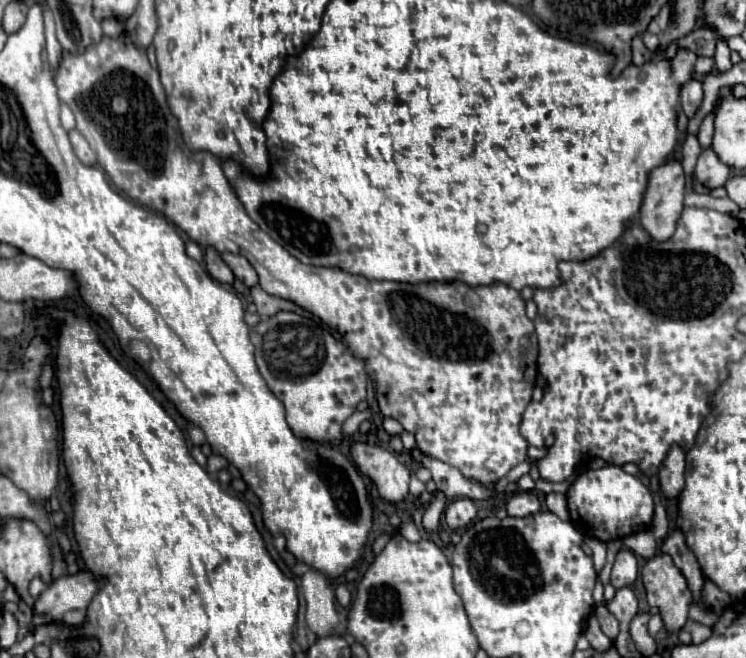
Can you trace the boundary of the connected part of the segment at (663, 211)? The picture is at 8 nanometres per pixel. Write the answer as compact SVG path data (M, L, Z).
M669 160L651 170L643 204L641 204L639 222L655 240L667 240L675 232L677 218L681 216L681 210L683 210L683 192L685 192L685 172L681 162Z

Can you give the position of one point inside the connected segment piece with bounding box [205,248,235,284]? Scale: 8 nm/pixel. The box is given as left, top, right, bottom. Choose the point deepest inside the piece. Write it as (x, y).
(216, 267)

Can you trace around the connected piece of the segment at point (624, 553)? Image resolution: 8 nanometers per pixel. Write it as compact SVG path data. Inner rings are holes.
M619 550L615 558L615 566L611 572L611 584L615 590L627 588L637 578L637 560L631 550Z

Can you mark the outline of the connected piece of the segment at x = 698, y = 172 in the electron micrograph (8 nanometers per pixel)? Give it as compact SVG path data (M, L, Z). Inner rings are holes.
M711 148L703 150L699 160L697 160L697 166L695 166L695 180L699 184L703 184L705 188L713 190L713 188L719 188L723 186L727 180L729 180L729 166L725 166Z

